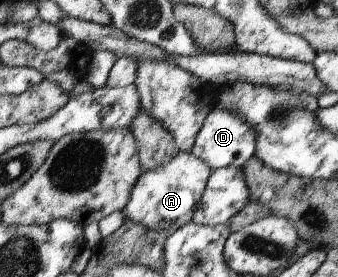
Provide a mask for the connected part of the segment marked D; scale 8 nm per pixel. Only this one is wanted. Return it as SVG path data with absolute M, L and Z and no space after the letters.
M215 106L205 118L190 153L206 162L212 170L227 166L240 168L249 158L255 156L256 140L256 129L251 128L239 114L229 112L229 110L219 110Z

